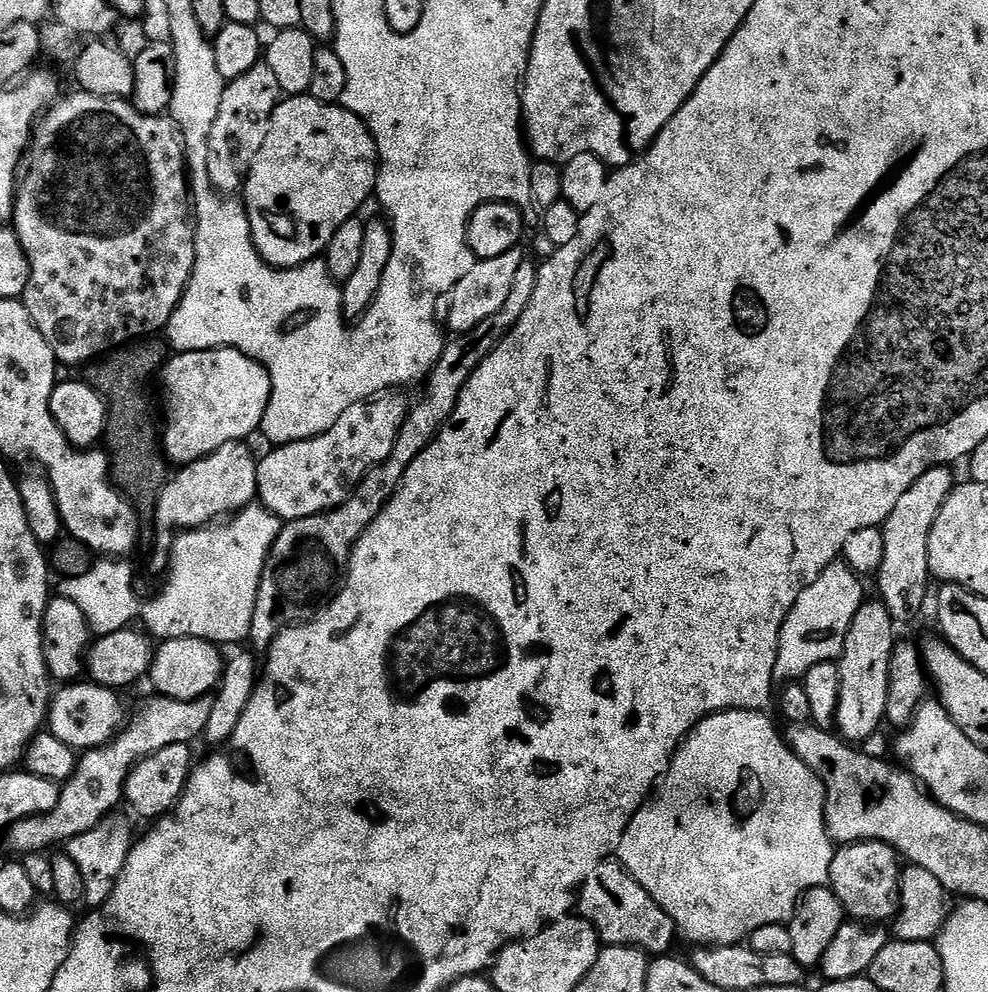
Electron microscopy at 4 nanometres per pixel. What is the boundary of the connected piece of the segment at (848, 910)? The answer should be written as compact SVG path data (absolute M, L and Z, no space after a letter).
M863 840L837 847L833 851L828 884L838 902L842 902L845 917L856 922L888 922L900 908L901 871L901 857L889 844Z

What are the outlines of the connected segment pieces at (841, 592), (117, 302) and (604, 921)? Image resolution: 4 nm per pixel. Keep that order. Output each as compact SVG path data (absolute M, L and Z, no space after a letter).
M837 562L826 566L823 574L810 586L806 586L802 594L798 594L798 602L784 623L788 628L788 648L780 648L780 653L800 656L804 652L806 656L814 656L814 660L820 664L839 661L850 622L854 622L854 614L858 614L866 599L860 584L863 584L861 577L847 564Z
M76 90L73 96L66 96L57 99L43 113L34 129L30 159L16 189L14 227L30 266L30 278L26 282L22 303L34 326L38 326L42 338L46 338L46 342L54 350L57 361L64 366L73 366L72 364L87 365L121 346L131 345L141 338L163 333L167 329L178 302L184 296L188 280L192 277L196 261L196 230L190 215L190 177L180 127L167 115L148 116L139 112L135 104L124 98L95 96L83 90Z
M615 859L604 860L580 885L578 889L578 912L596 928L596 934L605 945L627 944L643 948L649 954L668 954L672 943L678 940L675 922L638 886L638 882Z

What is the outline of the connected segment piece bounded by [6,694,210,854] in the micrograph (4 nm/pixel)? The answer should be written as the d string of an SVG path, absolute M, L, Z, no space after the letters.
M152 694L149 700L144 700L137 706L136 713L133 716L131 713L127 717L126 723L108 743L100 748L87 749L77 759L76 772L61 787L58 806L54 806L54 810L50 810L44 816L31 816L25 820L14 822L14 826L8 829L6 833L9 850L20 852L19 854L30 852L47 853L49 850L56 848L54 847L55 844L67 845L69 840L86 834L91 828L97 828L107 816L113 815L119 809L116 808L119 804L122 804L124 800L124 783L128 781L130 770L134 770L134 766L138 762L142 762L142 758L154 754L158 750L166 750L166 746L174 746L175 744L191 745L195 736L197 738L203 737L206 718L210 718L210 703L207 699L175 700L159 694Z

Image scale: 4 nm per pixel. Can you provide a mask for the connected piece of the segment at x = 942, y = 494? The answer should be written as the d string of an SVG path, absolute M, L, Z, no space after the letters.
M948 466L931 468L898 498L898 506L890 510L890 514L882 525L884 534L884 557L878 573L880 580L879 599L890 610L893 620L903 622L912 620L924 608L924 603L929 603L928 580L928 551L930 550L930 530L938 518L938 510L946 502L953 488L958 483L958 477L952 473L953 469Z

